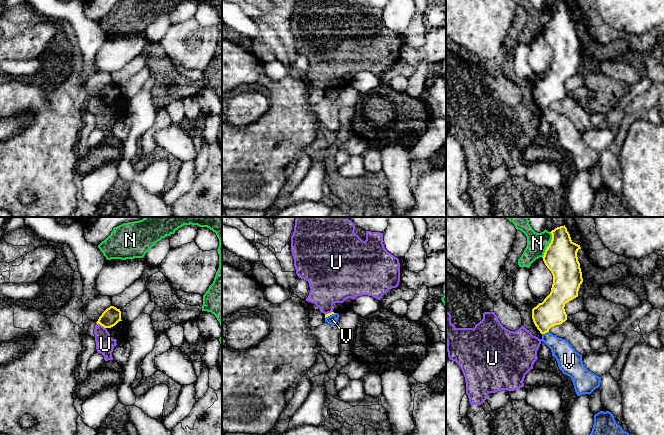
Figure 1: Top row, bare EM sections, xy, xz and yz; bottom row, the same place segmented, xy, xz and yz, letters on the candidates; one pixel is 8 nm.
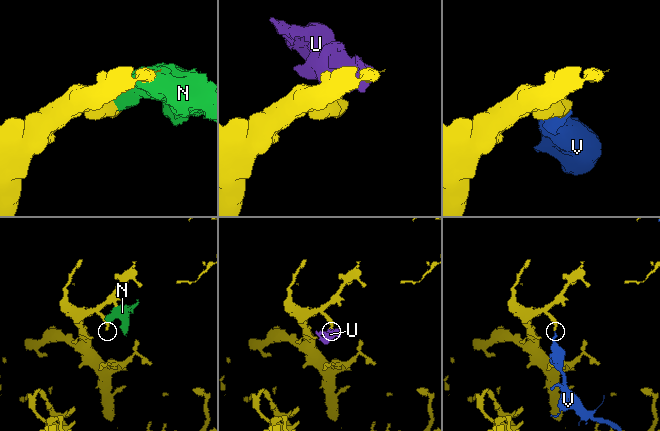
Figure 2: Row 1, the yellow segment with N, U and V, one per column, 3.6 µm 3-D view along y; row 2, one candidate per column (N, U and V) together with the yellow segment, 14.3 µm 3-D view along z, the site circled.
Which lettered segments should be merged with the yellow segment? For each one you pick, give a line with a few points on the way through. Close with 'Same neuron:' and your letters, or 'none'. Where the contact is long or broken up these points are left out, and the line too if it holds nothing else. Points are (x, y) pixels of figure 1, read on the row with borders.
Same neuron: none

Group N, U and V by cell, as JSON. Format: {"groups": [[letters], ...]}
{"groups": [["N"], ["U"], ["V"]]}

